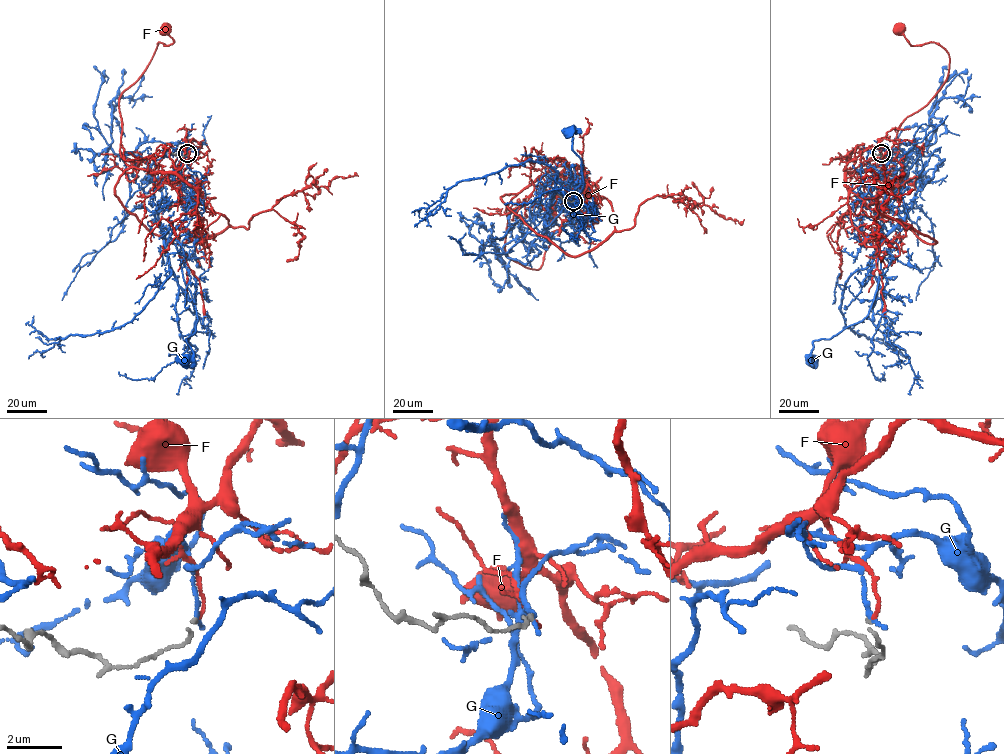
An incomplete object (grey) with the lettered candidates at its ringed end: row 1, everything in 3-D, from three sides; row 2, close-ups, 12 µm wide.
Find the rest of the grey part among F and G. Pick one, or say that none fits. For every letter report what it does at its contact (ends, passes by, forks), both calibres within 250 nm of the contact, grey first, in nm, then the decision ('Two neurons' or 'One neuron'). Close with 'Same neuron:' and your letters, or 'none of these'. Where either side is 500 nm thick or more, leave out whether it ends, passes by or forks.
F: It ends there. Thickness 140 nm (grey) against 110 nm. One neuron
G: It ends there. Thickness 140 nm (grey) against 170 nm. Two neurons
Same neuron: F

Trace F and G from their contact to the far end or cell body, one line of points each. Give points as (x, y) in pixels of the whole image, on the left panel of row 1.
F: (187, 153), (186, 146), (177, 170), (152, 172), (120, 153), (119, 97), (157, 44), (173, 42), (164, 31)
G: (187, 153), (156, 160), (148, 182), (160, 189), (158, 221), (195, 308), (186, 339), (193, 355), (183, 360)

